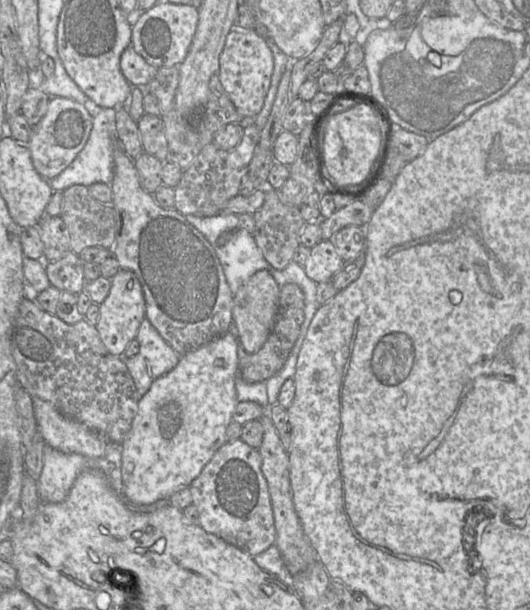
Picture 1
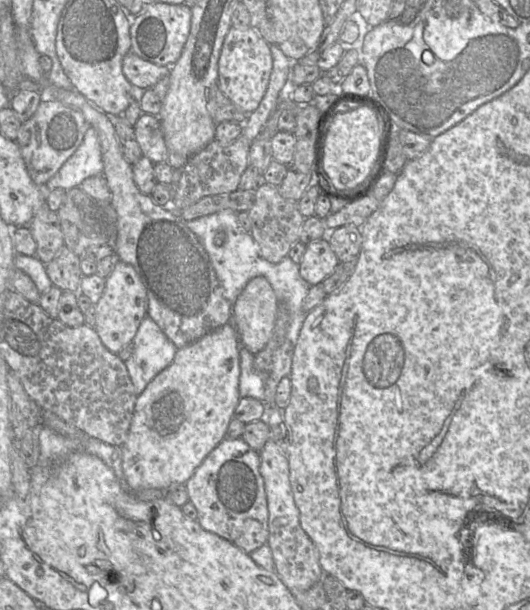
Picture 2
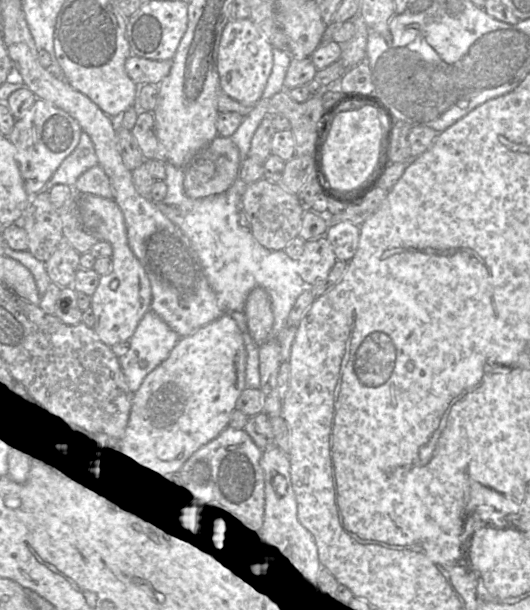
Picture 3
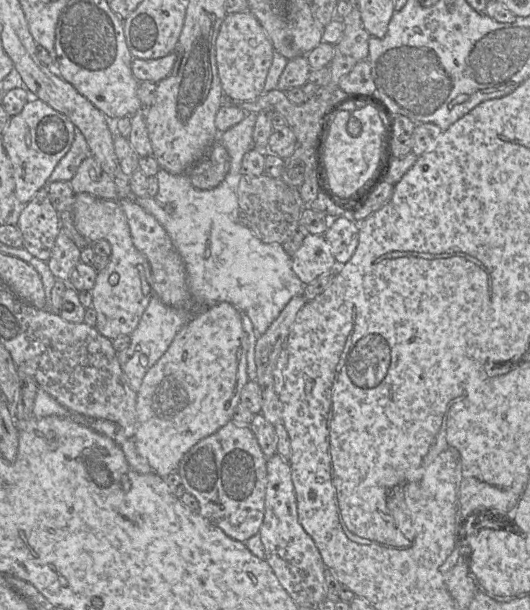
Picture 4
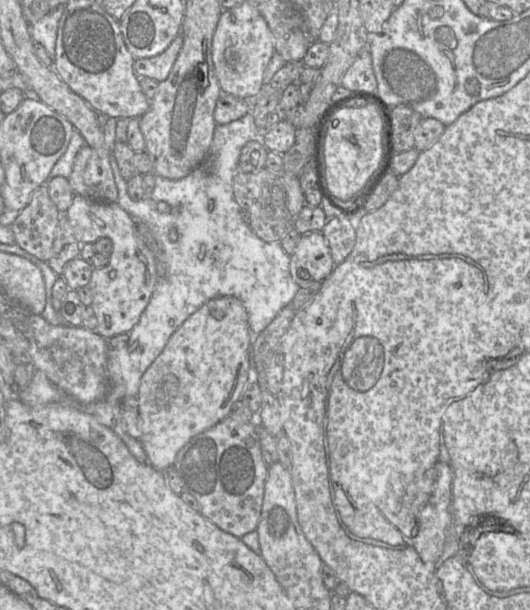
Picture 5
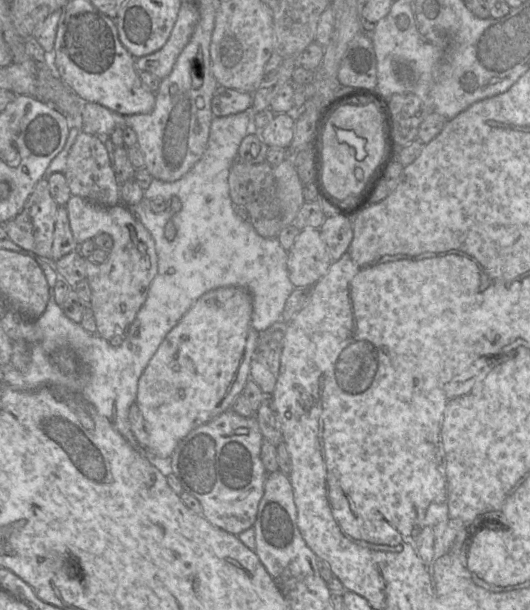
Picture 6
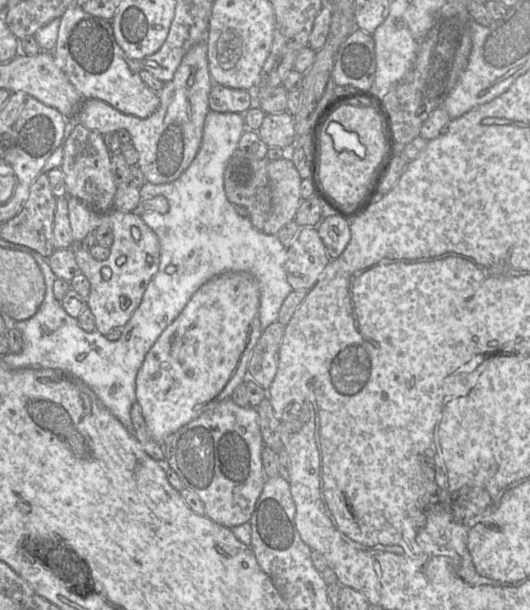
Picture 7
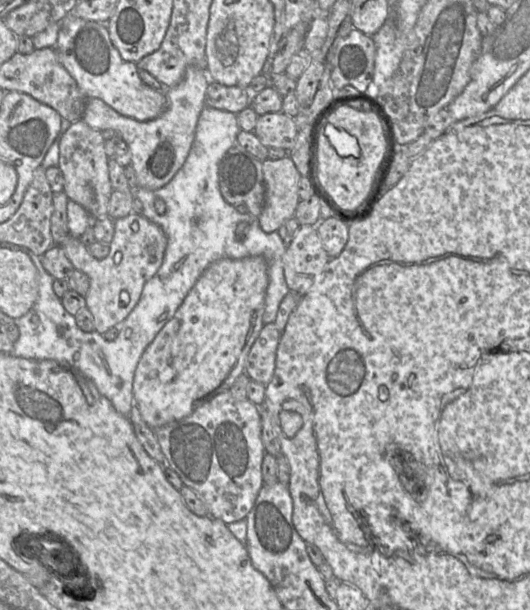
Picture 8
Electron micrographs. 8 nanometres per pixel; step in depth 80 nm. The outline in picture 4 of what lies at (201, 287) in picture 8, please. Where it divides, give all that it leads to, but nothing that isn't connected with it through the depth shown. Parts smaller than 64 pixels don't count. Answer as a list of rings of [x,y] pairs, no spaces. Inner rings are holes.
[[[221,302],[206,307],[196,312],[193,318],[185,324],[177,333],[171,345],[156,364],[148,370],[137,392],[137,428],[134,436],[134,443],[138,454],[146,459],[152,471],[160,477],[166,477],[174,471],[178,471],[178,466],[183,456],[200,440],[208,437],[231,421],[235,408],[240,404],[240,395],[243,387],[249,381],[247,376],[247,337],[243,330],[240,311],[228,302]]]

